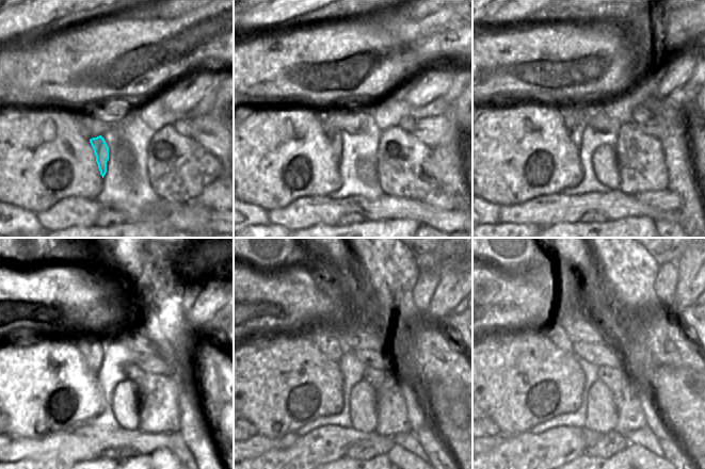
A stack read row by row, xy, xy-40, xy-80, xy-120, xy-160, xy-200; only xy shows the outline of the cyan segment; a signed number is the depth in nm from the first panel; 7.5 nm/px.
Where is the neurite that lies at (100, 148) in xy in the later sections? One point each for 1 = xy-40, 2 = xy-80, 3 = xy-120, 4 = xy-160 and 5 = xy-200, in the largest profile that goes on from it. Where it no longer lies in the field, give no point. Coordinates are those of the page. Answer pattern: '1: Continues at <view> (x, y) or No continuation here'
1: Continues at xy-40 (335, 140)
2: Continues at xy-80 (573, 115)
3: Continues at xy-120 (93, 350)
4: Continues at xy-160 (327, 341)
5: Continues at xy-200 (555, 332).

